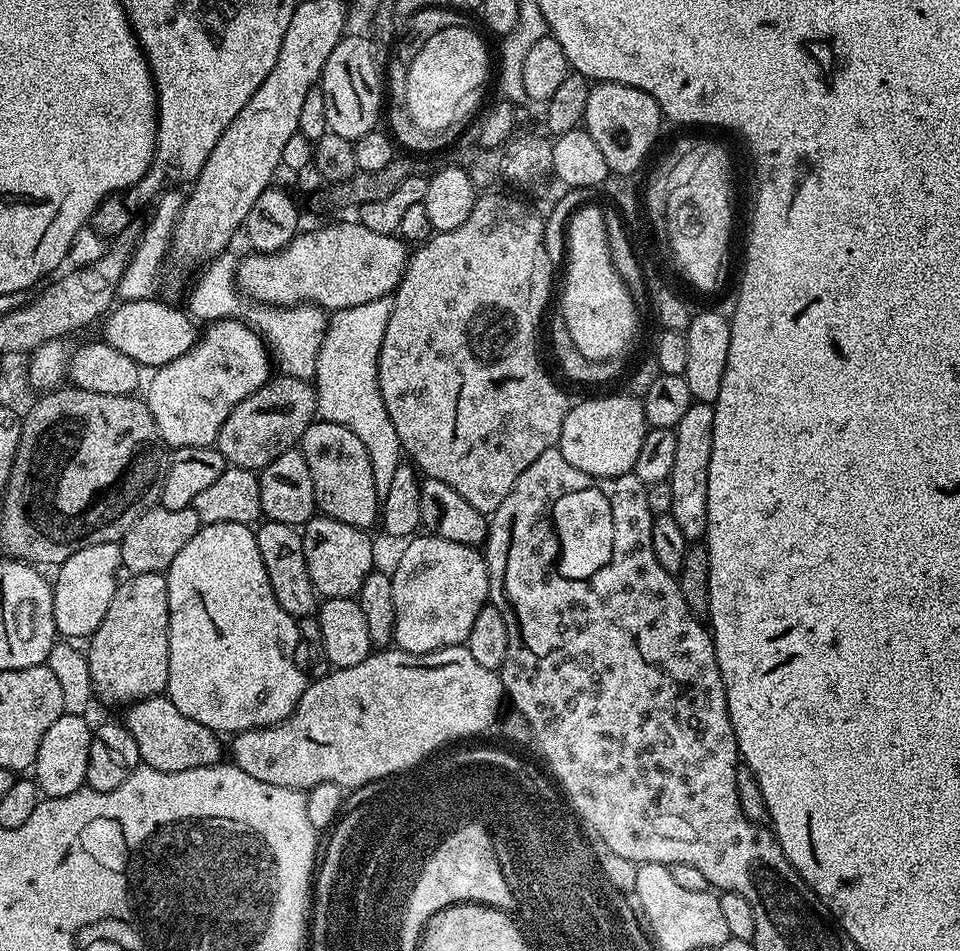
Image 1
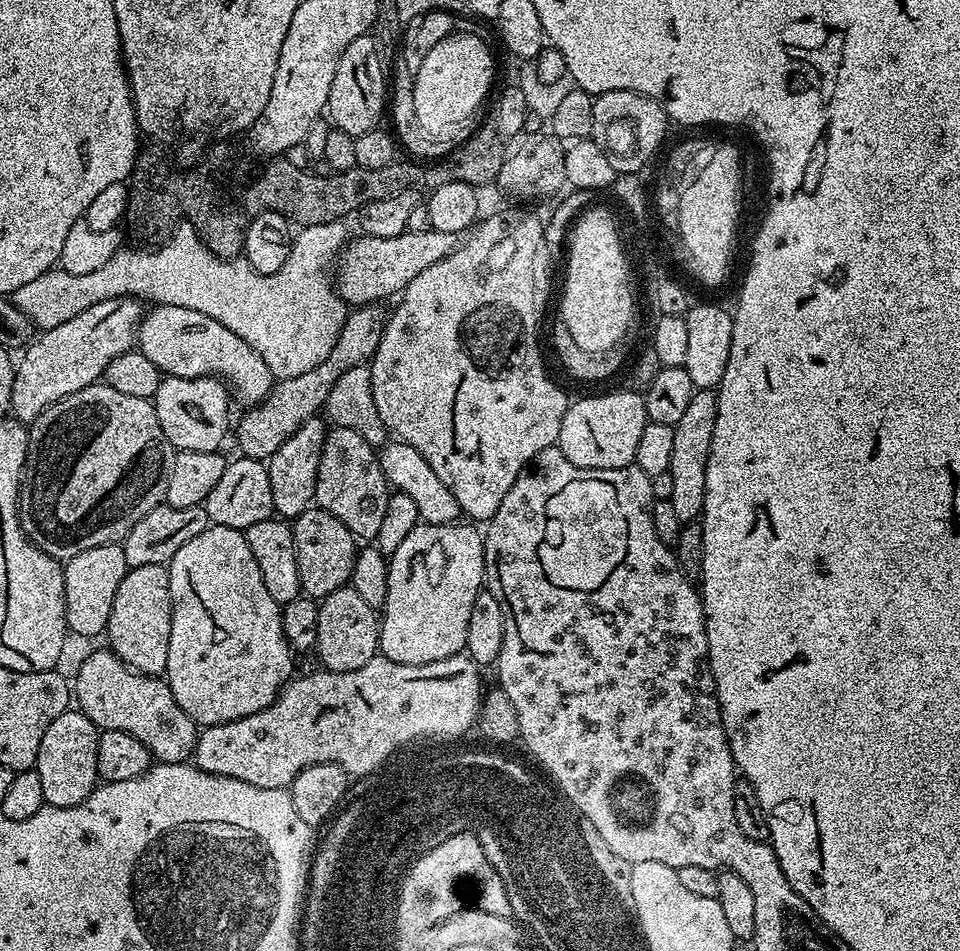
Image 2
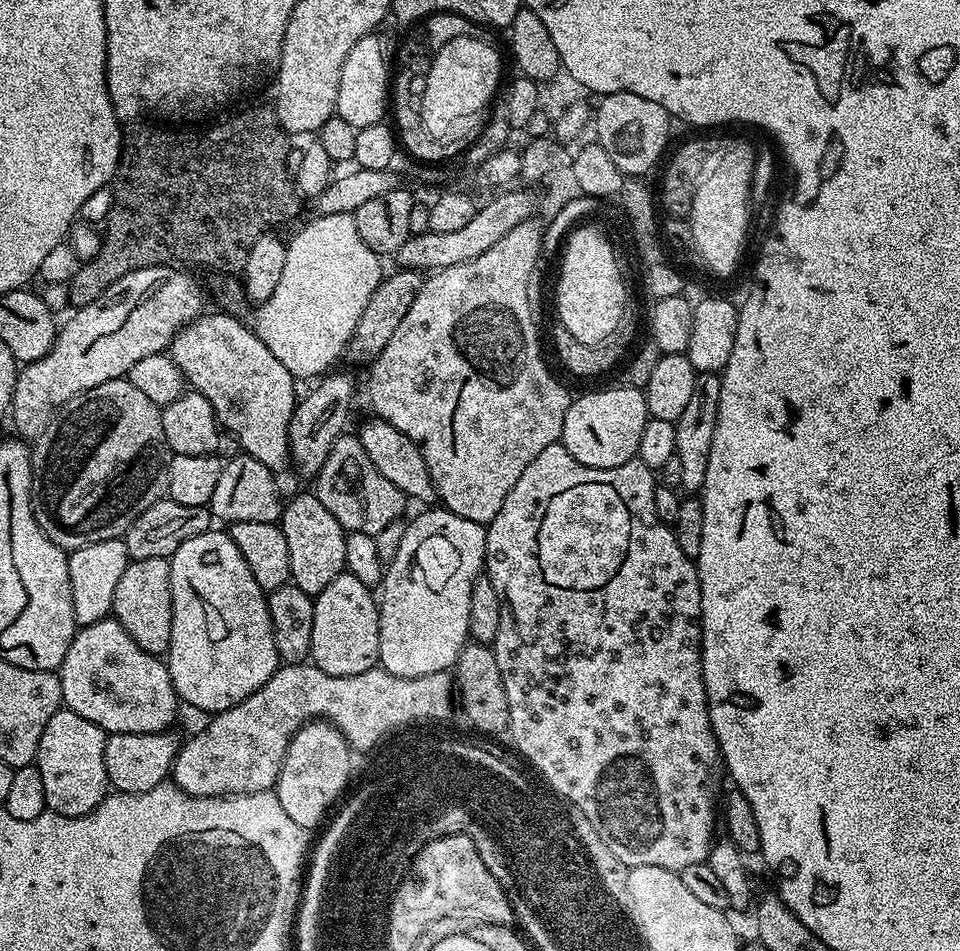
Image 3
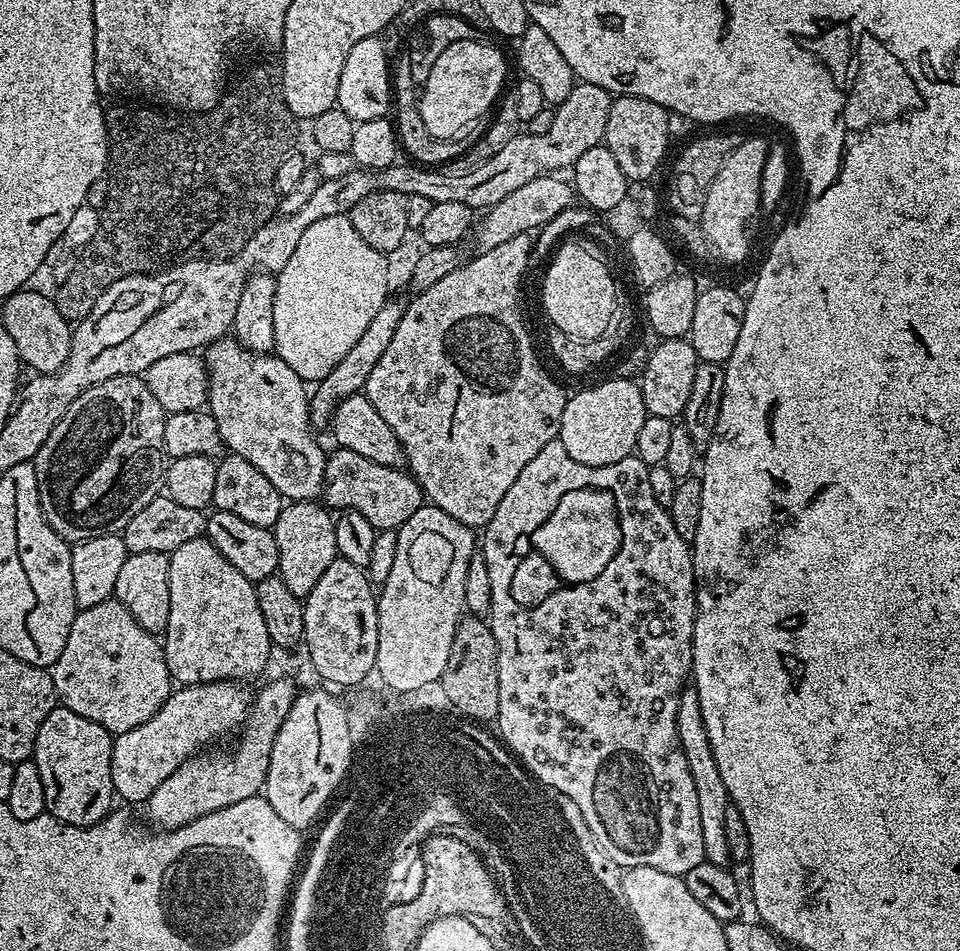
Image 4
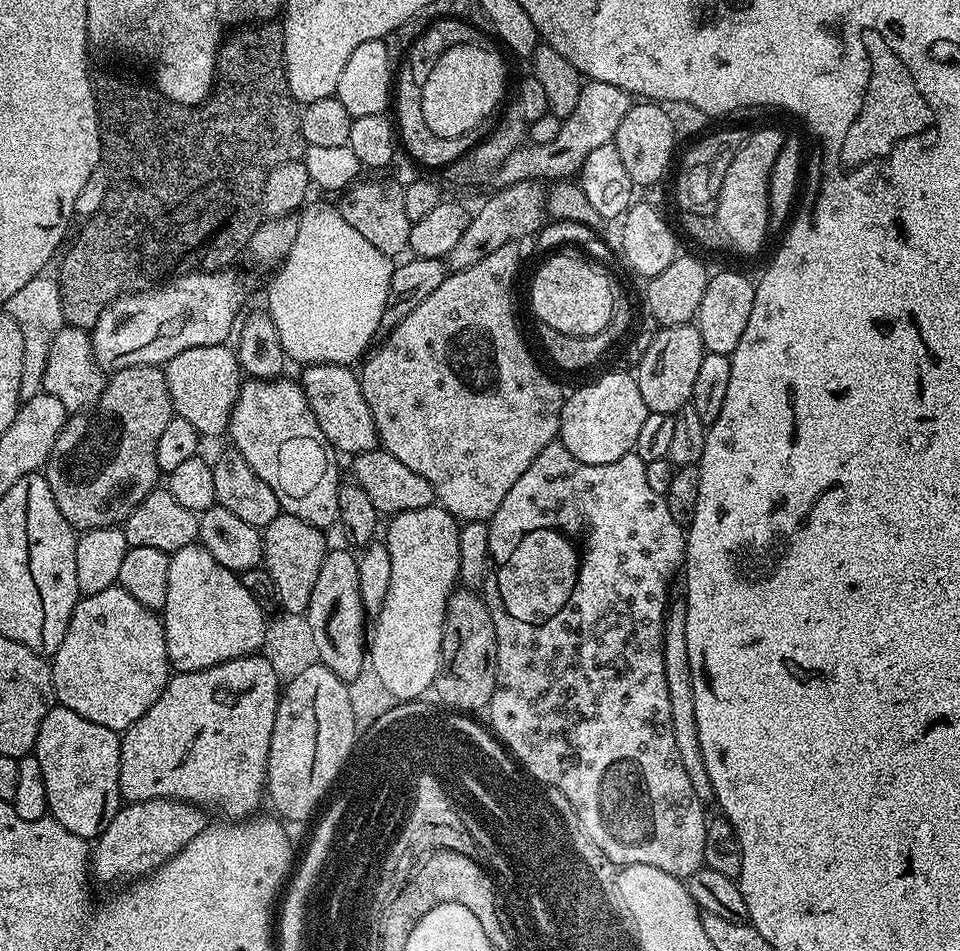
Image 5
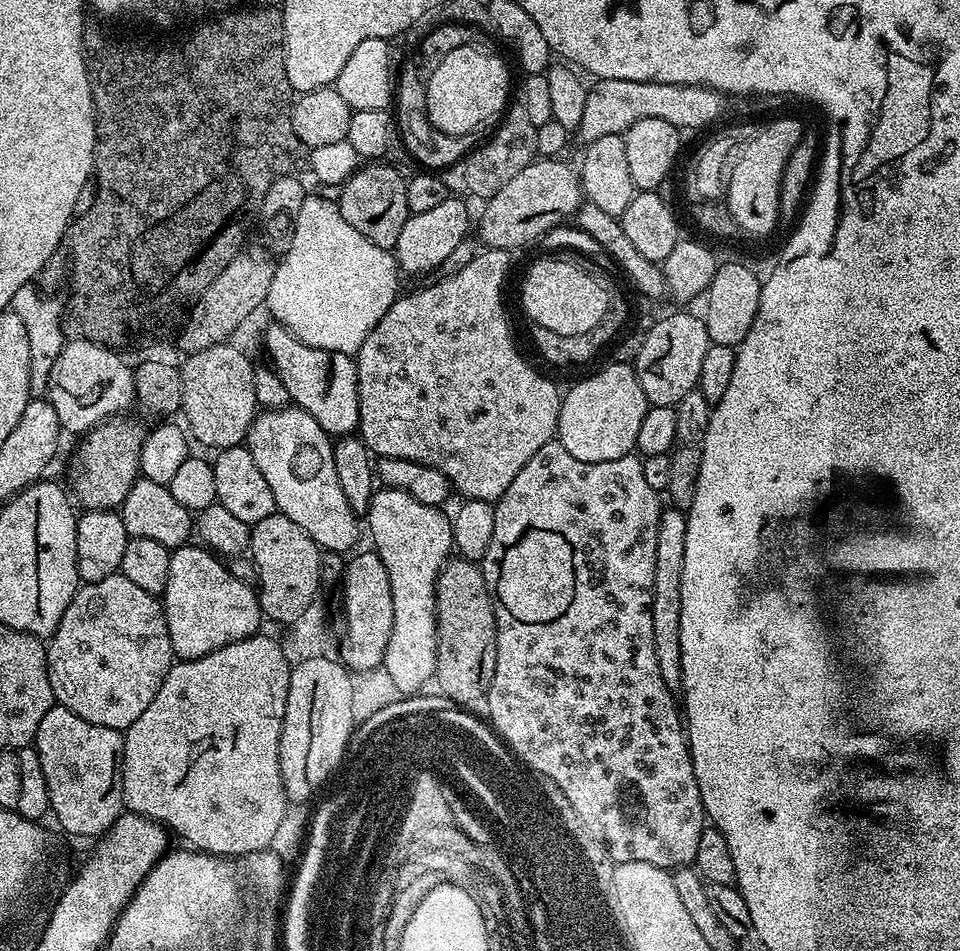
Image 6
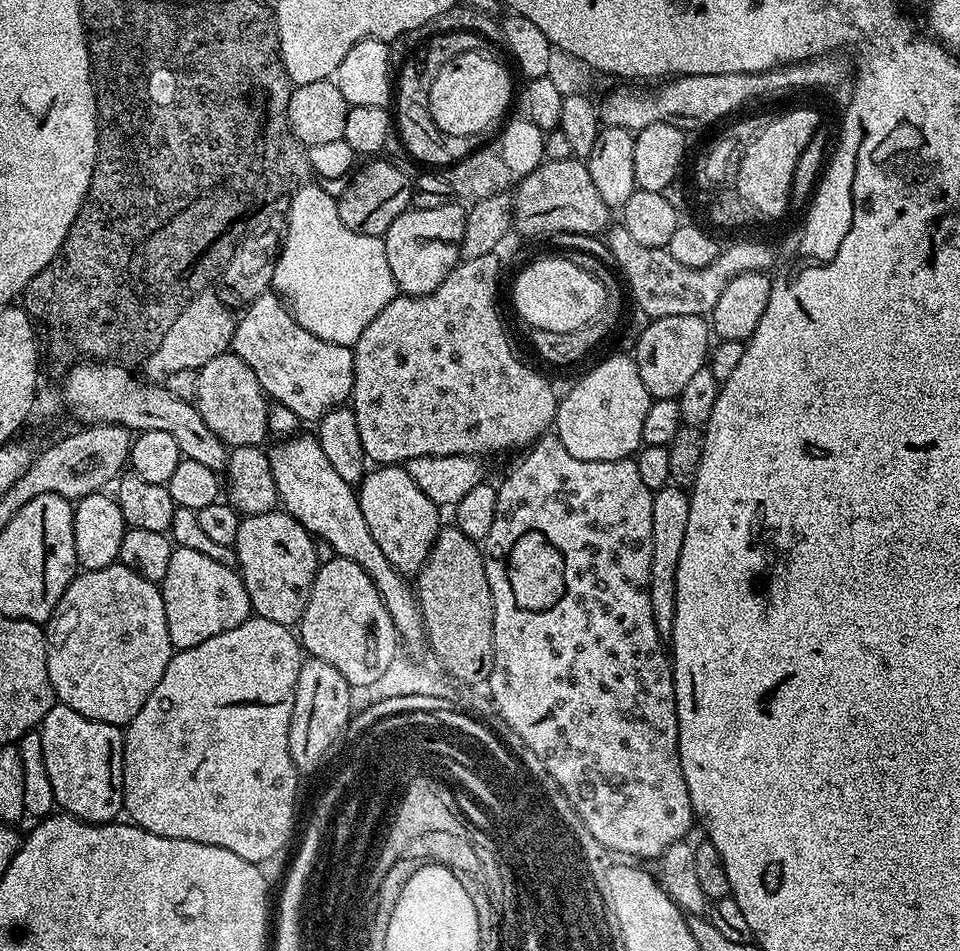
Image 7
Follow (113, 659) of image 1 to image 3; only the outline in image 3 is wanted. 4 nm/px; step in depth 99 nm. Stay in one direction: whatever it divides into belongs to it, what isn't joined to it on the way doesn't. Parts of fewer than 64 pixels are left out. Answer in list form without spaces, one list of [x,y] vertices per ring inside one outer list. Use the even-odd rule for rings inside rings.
[[[169,557],[129,559],[126,571],[114,590],[112,616],[142,648],[152,656],[163,657],[170,646],[172,625],[172,591]]]

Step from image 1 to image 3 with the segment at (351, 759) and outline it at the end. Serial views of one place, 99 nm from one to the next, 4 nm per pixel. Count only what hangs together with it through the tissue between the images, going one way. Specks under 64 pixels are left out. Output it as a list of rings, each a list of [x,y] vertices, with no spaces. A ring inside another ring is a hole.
[[[303,662],[290,664],[285,663],[283,666],[277,668],[275,674],[267,680],[258,690],[254,690],[254,694],[250,694],[250,698],[246,698],[242,702],[233,704],[230,710],[225,712],[215,713],[211,717],[212,720],[205,726],[201,732],[196,732],[188,741],[179,745],[176,753],[176,760],[172,764],[172,771],[170,773],[171,783],[175,784],[177,788],[181,788],[186,794],[191,796],[245,796],[246,794],[254,794],[255,792],[269,791],[275,785],[280,767],[282,766],[282,758],[286,758],[286,750],[290,746],[292,736],[304,723],[317,718],[326,720],[333,724],[336,729],[341,732],[345,740],[355,741],[359,745],[372,744],[373,740],[382,738],[383,736],[392,733],[395,727],[401,725],[401,721],[408,720],[408,717],[425,716],[425,715],[440,715],[441,712],[447,708],[448,696],[454,692],[454,680],[448,672],[439,672],[438,674],[426,674],[422,678],[398,678],[394,674],[385,672],[383,668],[375,666],[372,669],[366,670],[365,673],[356,674],[353,677],[330,677],[322,672],[322,670],[315,667],[311,662]]]

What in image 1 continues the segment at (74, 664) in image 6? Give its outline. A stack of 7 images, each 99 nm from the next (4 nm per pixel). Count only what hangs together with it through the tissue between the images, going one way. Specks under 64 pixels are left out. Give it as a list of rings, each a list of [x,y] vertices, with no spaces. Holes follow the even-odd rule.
[[[167,695],[138,700],[127,712],[127,730],[134,742],[138,742],[138,754],[147,767],[163,772],[177,772],[221,763],[221,737],[202,726],[202,722],[194,722],[194,718],[186,718],[186,714],[178,714],[178,706],[174,706]]]

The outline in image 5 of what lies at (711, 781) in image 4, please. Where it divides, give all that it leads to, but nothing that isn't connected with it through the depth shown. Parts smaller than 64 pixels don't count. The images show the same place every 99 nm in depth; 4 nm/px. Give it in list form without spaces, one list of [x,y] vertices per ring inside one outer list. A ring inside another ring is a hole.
[[[683,599],[669,603],[662,630],[662,664],[666,670],[666,694],[670,694],[670,726],[674,726],[674,746],[682,758],[682,770],[690,778],[690,786],[701,802],[713,799],[710,774],[702,762],[702,746],[698,746],[698,718],[694,718],[694,682],[690,674],[690,653],[686,650],[686,606]]]

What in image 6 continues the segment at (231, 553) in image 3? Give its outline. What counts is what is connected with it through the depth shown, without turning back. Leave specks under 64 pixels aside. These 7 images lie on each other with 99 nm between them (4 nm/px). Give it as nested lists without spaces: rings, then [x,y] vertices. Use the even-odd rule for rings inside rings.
[[[185,546],[175,549],[170,558],[170,578],[166,578],[166,590],[162,597],[166,626],[170,630],[173,657],[182,660],[193,660],[210,654],[222,646],[255,636],[261,631],[260,598],[252,584],[239,581],[231,574],[227,563],[203,546]]]

